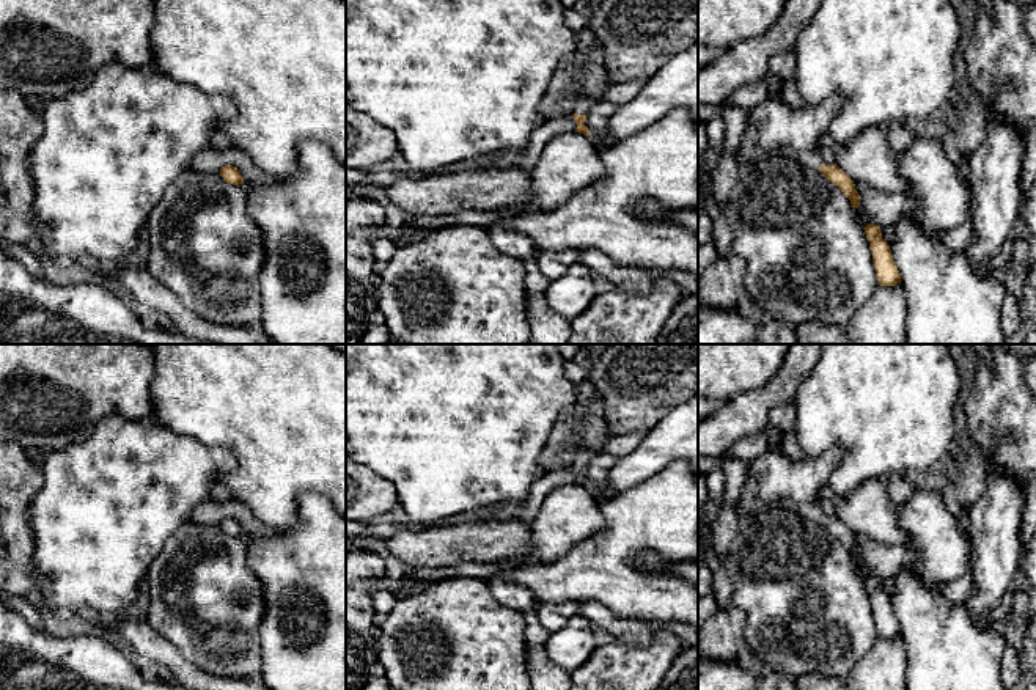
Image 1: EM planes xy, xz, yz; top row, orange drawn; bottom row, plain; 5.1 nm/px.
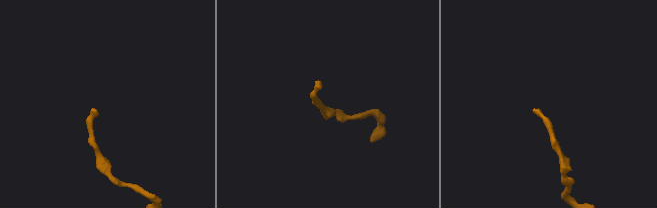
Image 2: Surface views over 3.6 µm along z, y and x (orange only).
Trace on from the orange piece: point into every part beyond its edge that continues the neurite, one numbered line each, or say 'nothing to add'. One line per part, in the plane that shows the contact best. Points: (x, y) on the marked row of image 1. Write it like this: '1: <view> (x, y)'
1: xz (584, 102)

